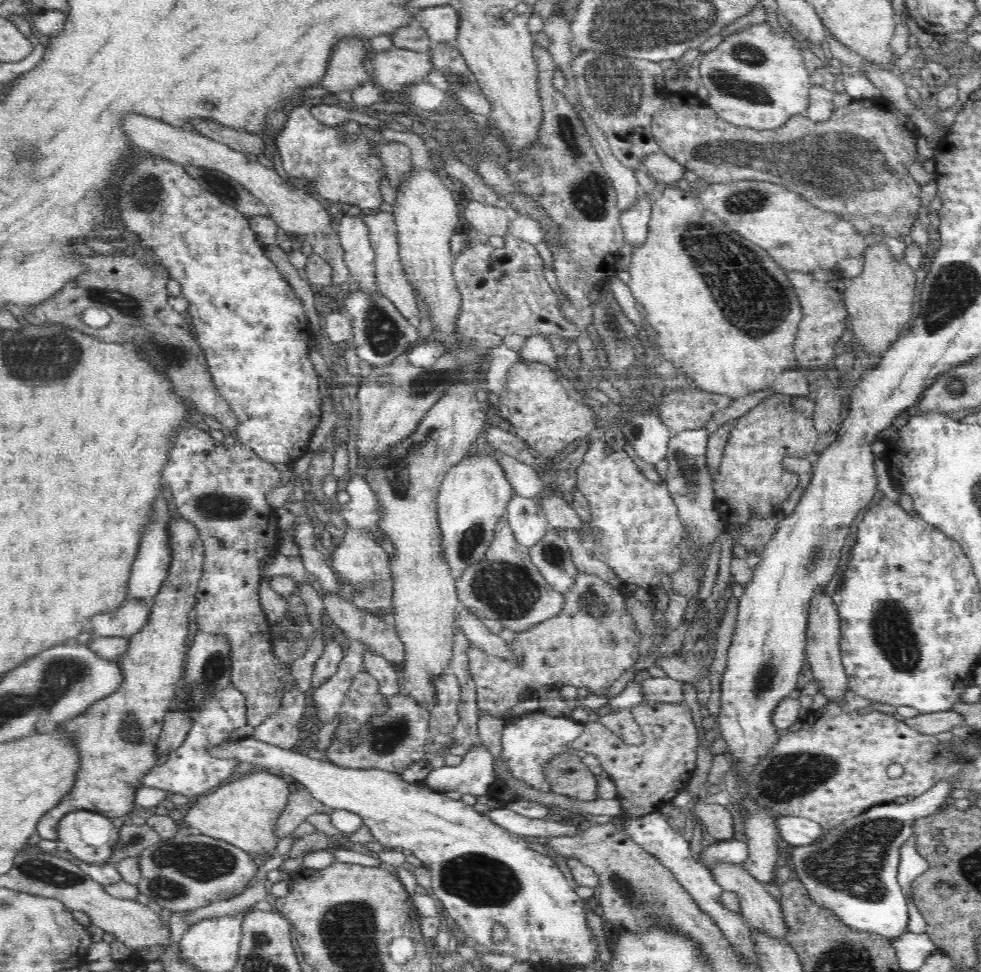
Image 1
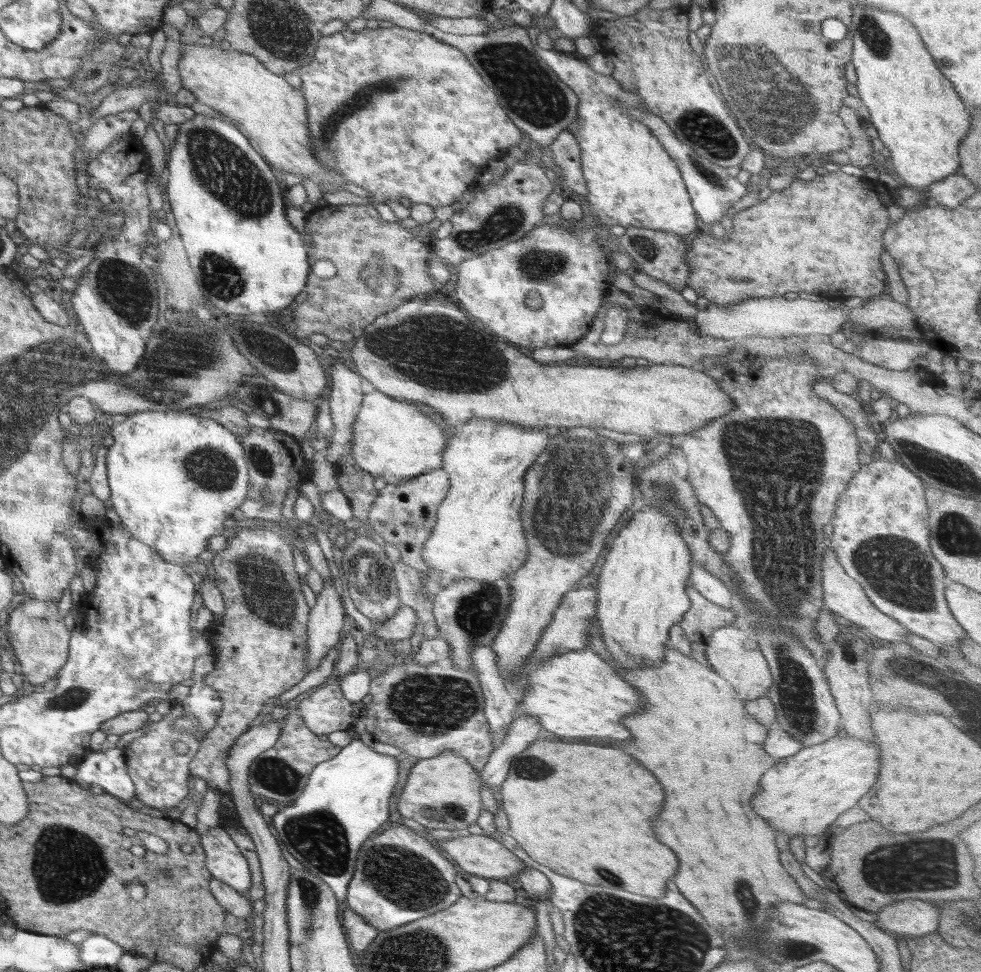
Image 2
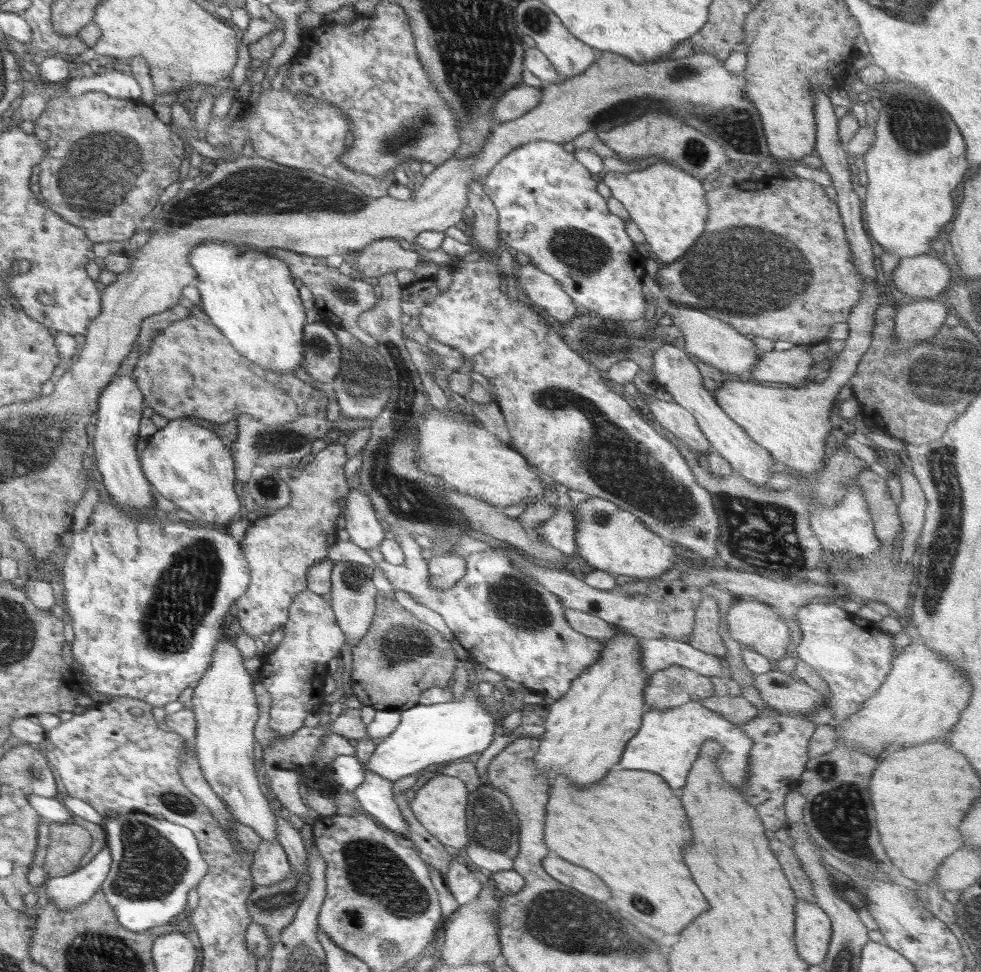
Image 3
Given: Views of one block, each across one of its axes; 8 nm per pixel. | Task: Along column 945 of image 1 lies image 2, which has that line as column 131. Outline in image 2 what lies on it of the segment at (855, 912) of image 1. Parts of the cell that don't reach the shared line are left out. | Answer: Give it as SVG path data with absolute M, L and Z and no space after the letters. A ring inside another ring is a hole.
M116 746L106 752L92 751L82 760L73 779L112 794L125 804L136 804L136 789L127 772L124 750Z

